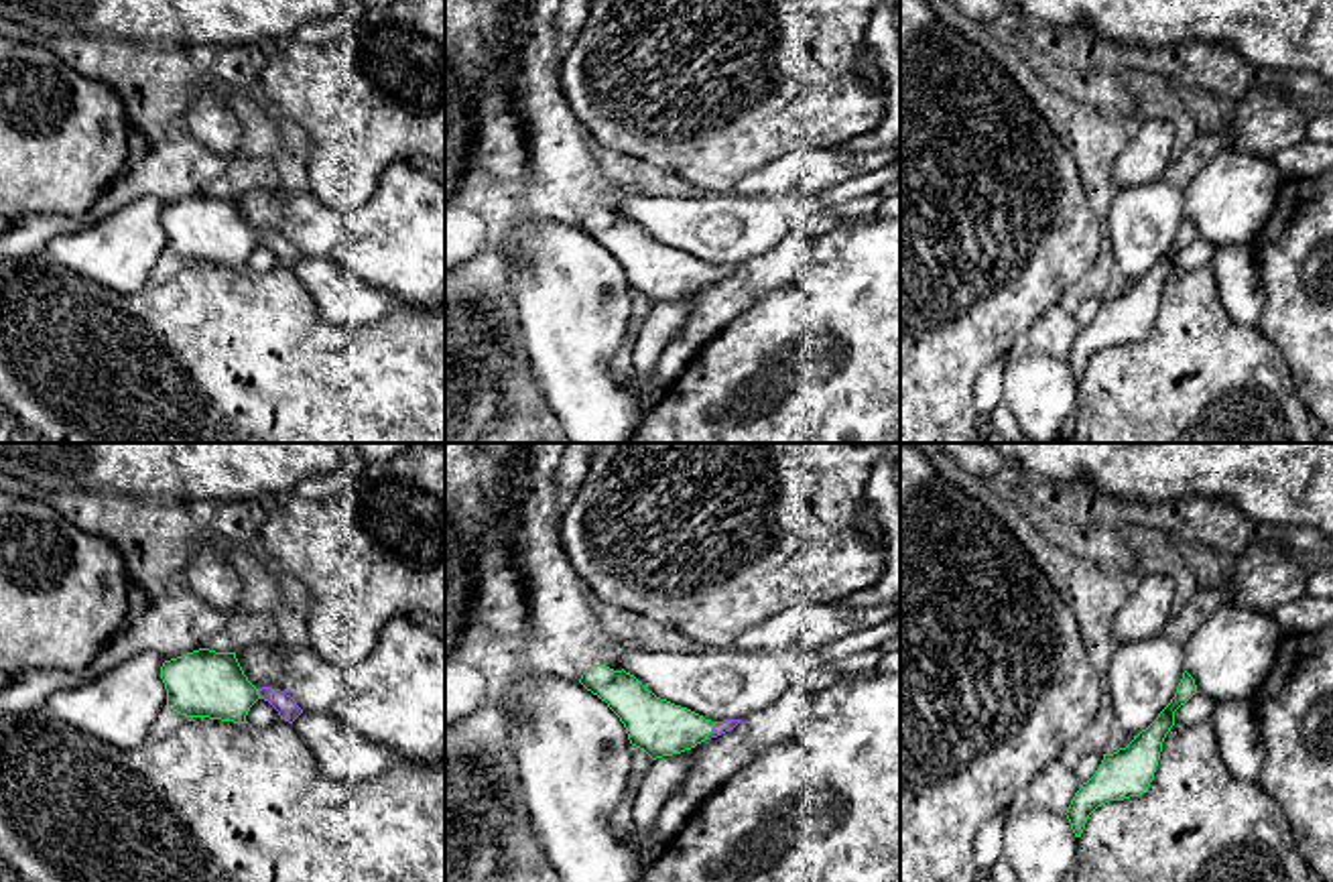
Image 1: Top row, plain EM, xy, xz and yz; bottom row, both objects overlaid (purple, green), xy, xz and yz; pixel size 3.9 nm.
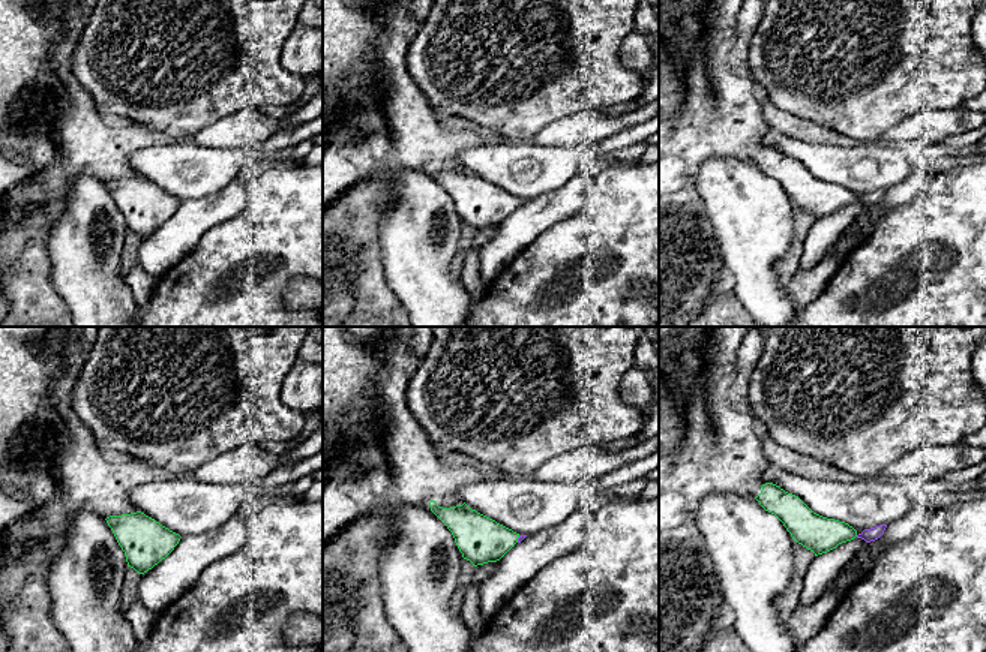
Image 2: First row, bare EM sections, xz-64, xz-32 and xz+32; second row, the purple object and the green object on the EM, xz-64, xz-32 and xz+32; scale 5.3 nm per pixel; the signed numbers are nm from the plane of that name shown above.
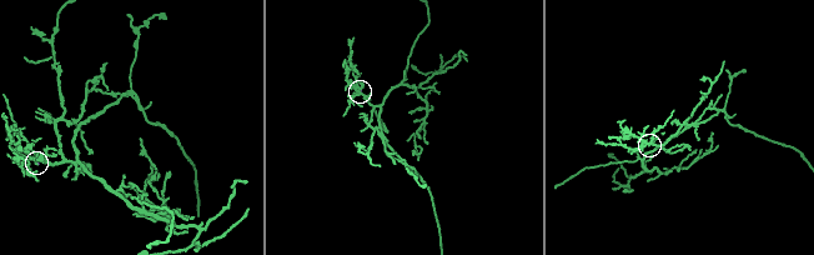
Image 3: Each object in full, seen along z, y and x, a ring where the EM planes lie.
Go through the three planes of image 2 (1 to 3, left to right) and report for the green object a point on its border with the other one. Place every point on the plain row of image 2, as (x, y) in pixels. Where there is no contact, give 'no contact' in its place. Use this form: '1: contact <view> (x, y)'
1: no contact
2: contact xz-32 (518, 203)
3: no contact

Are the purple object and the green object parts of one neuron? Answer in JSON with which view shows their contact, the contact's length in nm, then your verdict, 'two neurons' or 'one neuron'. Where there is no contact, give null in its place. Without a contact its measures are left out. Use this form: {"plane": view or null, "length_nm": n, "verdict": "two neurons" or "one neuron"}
{"plane": "xz", "length_nm": 80, "verdict": "one neuron"}

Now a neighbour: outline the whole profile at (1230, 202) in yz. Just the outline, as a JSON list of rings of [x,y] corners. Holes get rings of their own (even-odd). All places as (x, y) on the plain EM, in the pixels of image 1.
[[[1225,146],[1183,191],[1185,215],[1195,224],[1197,238],[1217,248],[1252,244],[1284,181],[1274,159]]]

